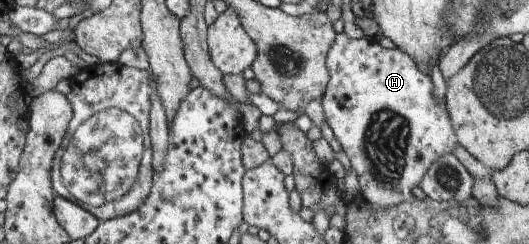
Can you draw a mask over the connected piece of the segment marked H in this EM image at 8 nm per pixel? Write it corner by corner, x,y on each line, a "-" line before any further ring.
345,33
337,34
336,40
328,54
328,70
330,74
328,92
321,98
324,119
331,127
334,137
339,141
339,144
341,144
343,152
347,154
347,158
349,158
351,162
352,169
355,170
355,174
357,174
361,190
360,194
363,196
363,200
365,200
371,208
381,210
391,209
401,203
415,199
413,188
415,188
415,186
421,186
421,181
425,173
429,170
429,167
437,159
445,157
446,155
453,155
459,146
446,104
445,102
438,103
438,100
435,98
434,84
431,80
430,73
421,70
412,56
409,56
397,47
388,49
381,46
378,39
370,38
365,35
362,38
354,39
347,36

